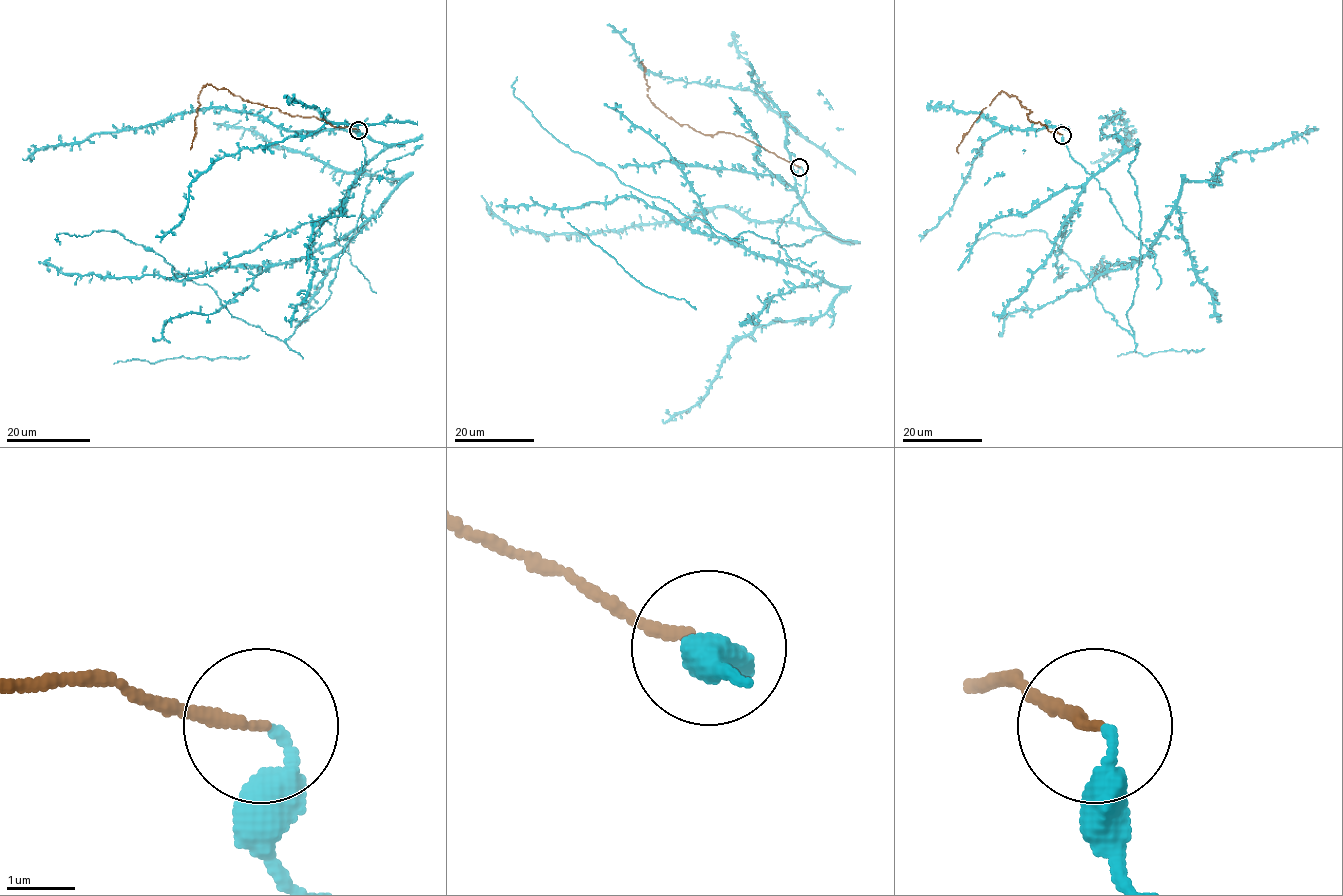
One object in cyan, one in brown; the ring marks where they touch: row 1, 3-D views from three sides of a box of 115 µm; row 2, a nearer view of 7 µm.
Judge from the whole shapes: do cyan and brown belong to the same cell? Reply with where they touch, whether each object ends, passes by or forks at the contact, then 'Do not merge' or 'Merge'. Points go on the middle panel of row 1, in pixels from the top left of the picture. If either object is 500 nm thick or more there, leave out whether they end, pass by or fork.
Place: (799, 167). At the ring cyan ends. At the ring brown ends. Merge

